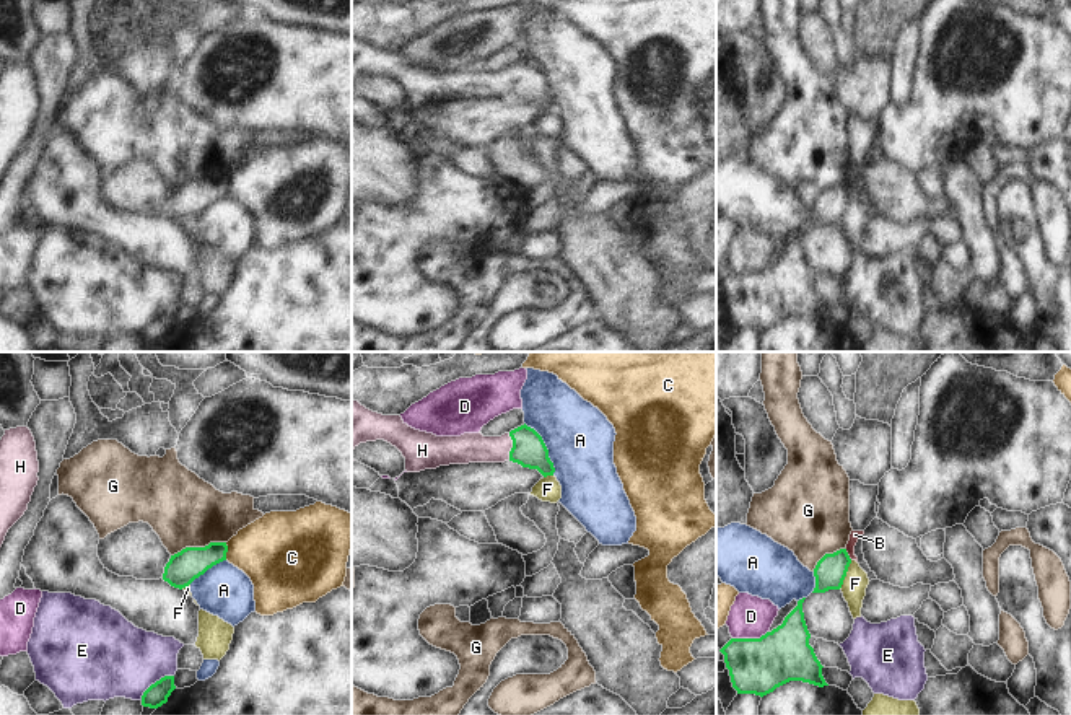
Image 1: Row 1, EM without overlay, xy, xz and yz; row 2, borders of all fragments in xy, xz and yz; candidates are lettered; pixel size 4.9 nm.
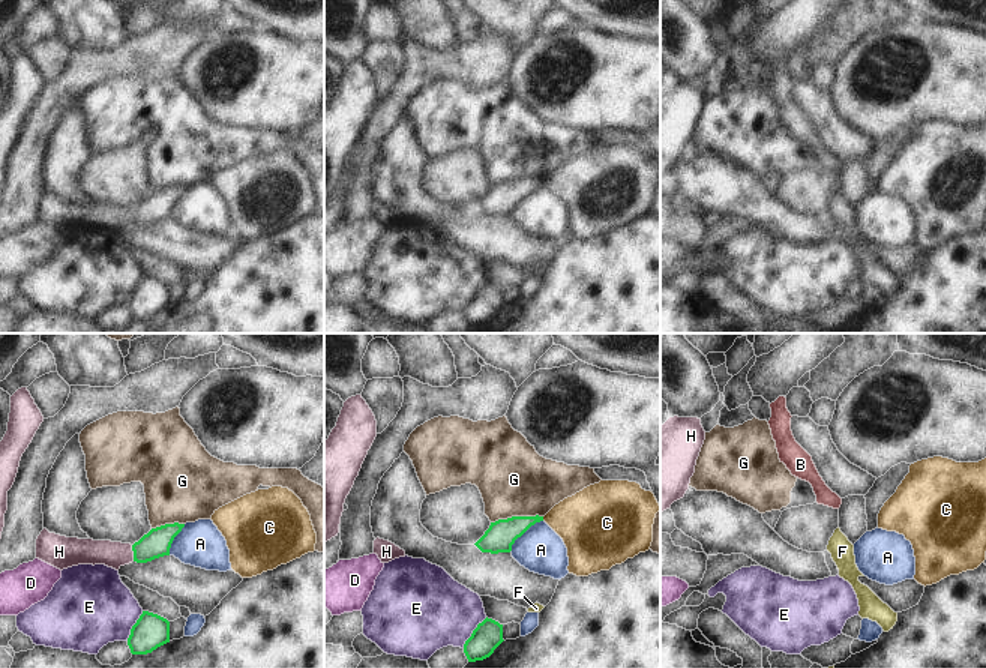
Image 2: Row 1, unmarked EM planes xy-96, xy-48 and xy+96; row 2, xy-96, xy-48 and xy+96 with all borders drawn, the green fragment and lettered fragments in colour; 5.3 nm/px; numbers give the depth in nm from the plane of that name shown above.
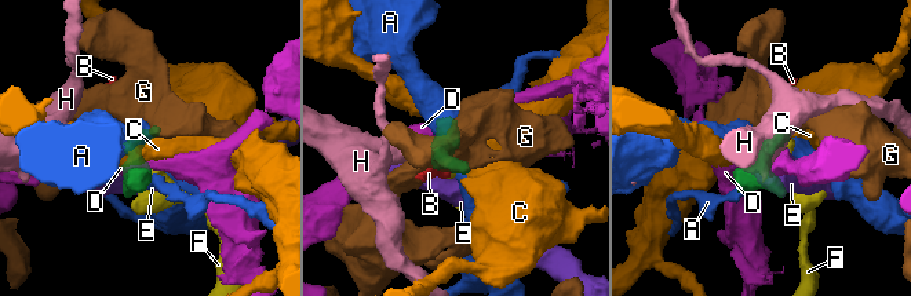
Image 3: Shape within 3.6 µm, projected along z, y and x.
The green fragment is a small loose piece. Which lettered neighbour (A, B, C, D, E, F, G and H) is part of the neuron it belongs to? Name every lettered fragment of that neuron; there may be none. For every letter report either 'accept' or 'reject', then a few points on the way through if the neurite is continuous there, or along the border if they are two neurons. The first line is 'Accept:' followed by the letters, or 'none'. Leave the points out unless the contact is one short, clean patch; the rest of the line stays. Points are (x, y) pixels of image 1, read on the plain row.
Accept: H
A: reject; border xz (524, 57), (541, 72), (554, 109)
B: reject; border yz (845, 184), (852, 194)
C: reject; border xy (225, 178), (227, 194)
D: reject; border yz (767, 266), (759, 272), (733, 274)
E: reject; border xy (173, 310), (157, 315), (140, 334)
F: reject; border yz (852, 196), (839, 223)
G: reject; border xy (225, 176), (186, 181), (171, 191)
H: accept; way xz (529, 85), (526, 82), (513, 82), (467, 83)

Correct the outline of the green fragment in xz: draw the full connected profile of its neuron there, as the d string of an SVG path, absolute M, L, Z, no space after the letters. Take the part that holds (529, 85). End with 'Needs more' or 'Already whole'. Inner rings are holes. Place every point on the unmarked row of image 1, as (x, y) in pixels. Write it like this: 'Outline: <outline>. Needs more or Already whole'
Outline: M352 34L352 96L360 78L376 75L384 75L402 88L407 107L508 94L537 104L544 112L555 107L542 72L526 59L501 72L483 72L480 67L436 72L409 62L400 50L382 50Z. Needs more.

